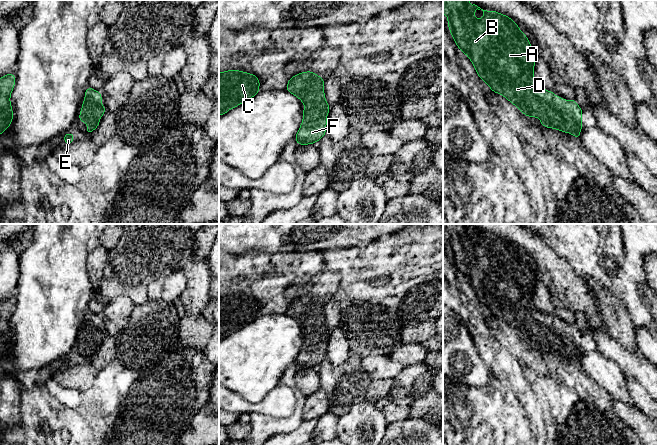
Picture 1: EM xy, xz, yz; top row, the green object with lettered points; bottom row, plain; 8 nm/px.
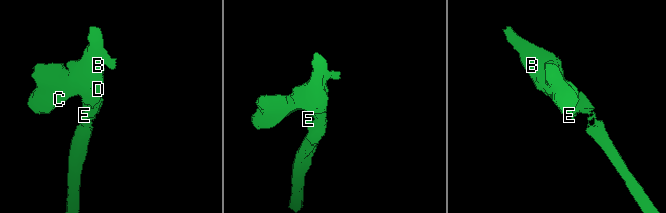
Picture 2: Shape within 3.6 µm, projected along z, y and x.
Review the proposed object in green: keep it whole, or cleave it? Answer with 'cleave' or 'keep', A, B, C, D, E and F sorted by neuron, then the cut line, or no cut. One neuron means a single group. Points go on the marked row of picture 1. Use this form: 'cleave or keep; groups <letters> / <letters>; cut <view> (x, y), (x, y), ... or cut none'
keep; groups A B C D E F; cut none

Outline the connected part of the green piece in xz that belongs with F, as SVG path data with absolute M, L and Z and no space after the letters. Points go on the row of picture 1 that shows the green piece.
M312 71L294 75L288 80L286 90L305 104L303 122L294 139L298 145L314 144L326 134L330 106L325 101L323 86L324 78Z

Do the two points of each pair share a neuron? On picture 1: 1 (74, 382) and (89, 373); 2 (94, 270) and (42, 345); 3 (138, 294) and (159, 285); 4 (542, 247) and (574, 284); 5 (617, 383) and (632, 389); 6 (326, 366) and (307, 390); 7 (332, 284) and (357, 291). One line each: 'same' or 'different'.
1: same
2: different
3: different
4: same
5: different
6: different
7: different

